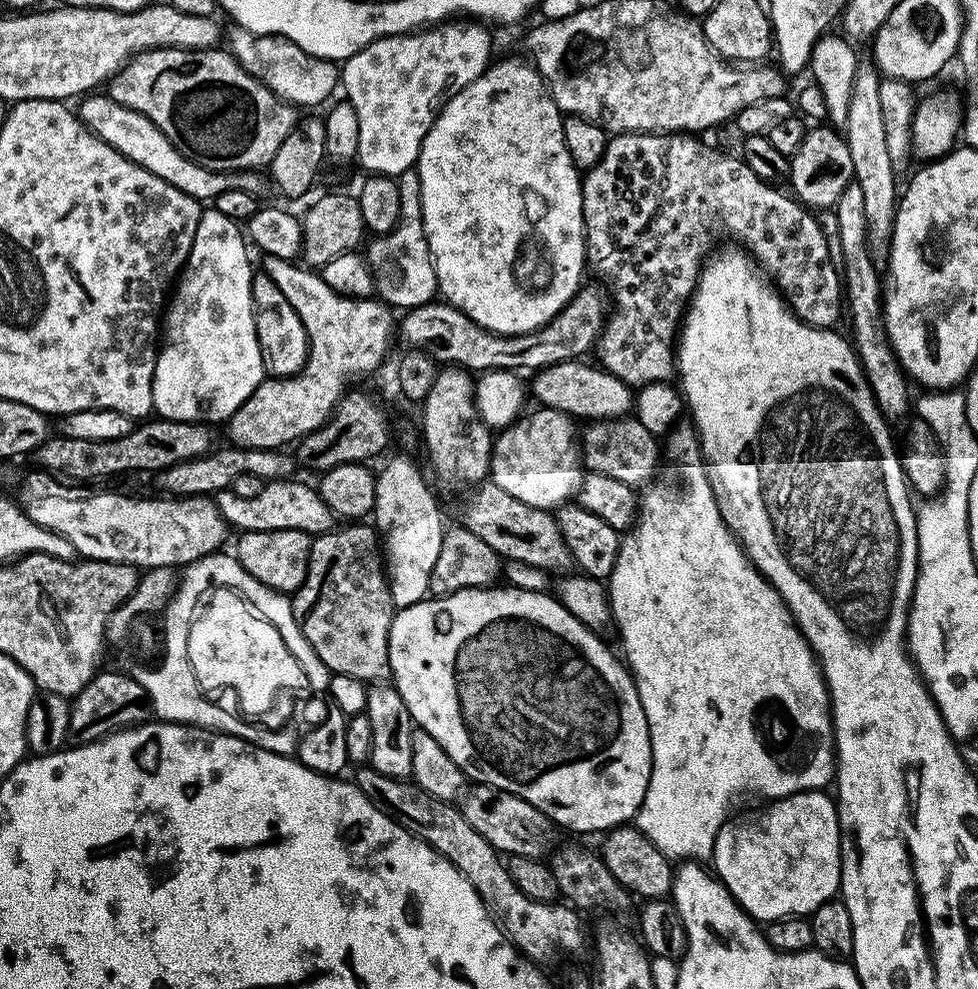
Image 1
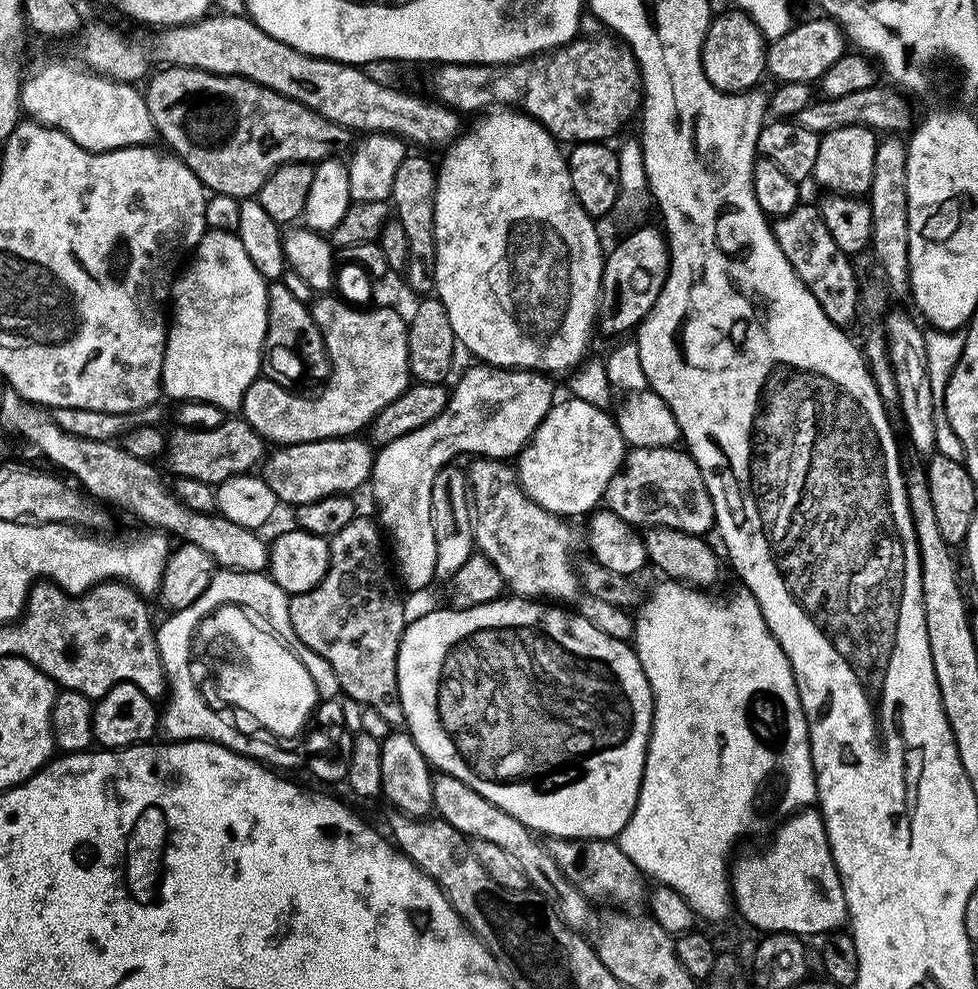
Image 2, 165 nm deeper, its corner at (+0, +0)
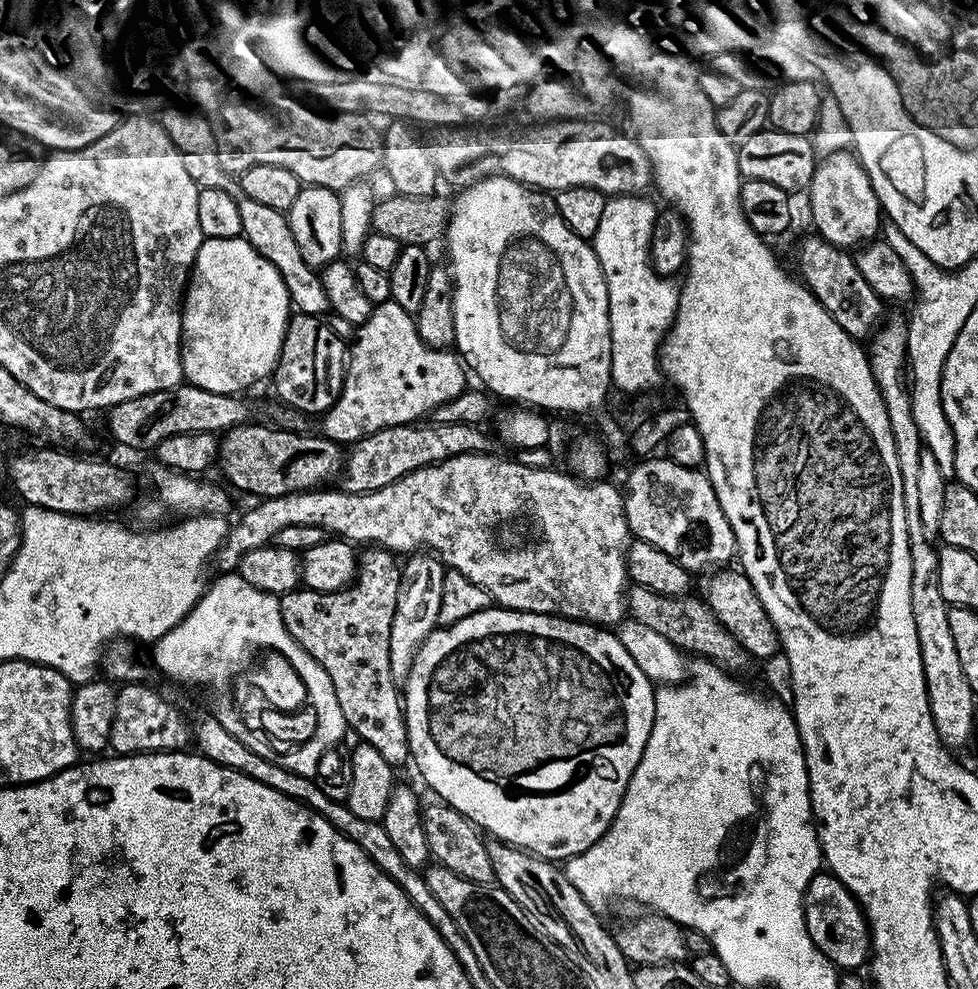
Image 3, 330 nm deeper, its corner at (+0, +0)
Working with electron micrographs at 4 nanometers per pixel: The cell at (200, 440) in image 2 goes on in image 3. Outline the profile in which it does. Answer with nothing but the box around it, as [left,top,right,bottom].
[218,422,342,498]

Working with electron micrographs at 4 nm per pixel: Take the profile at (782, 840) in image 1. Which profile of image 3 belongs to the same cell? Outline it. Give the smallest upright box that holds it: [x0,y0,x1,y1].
[804,874,872,970]

